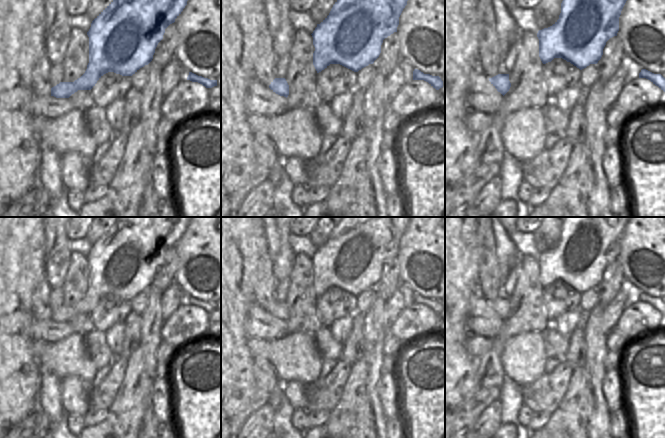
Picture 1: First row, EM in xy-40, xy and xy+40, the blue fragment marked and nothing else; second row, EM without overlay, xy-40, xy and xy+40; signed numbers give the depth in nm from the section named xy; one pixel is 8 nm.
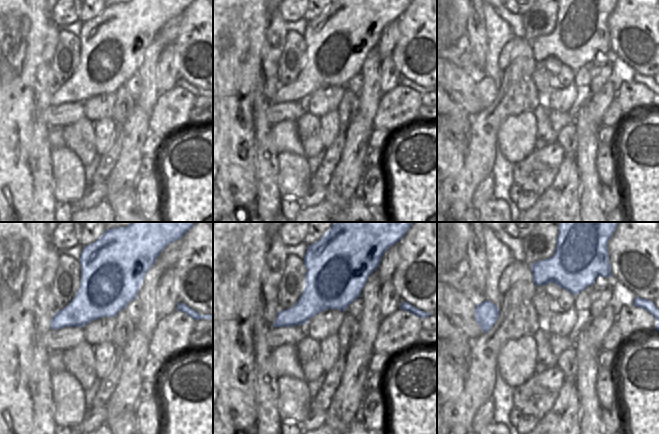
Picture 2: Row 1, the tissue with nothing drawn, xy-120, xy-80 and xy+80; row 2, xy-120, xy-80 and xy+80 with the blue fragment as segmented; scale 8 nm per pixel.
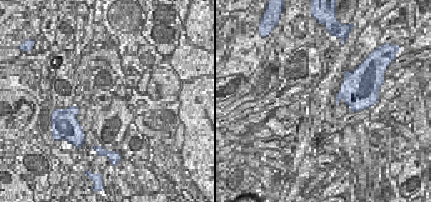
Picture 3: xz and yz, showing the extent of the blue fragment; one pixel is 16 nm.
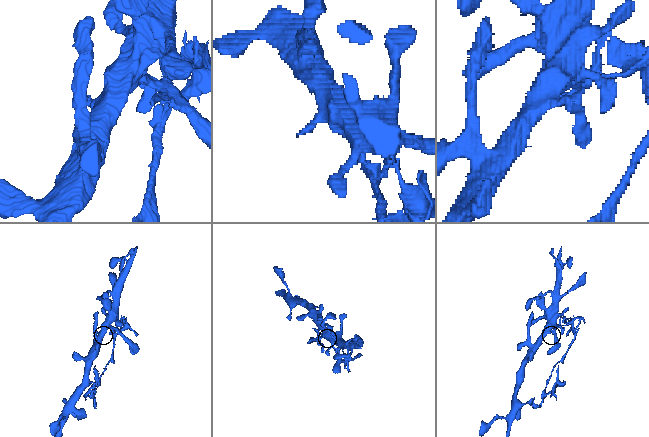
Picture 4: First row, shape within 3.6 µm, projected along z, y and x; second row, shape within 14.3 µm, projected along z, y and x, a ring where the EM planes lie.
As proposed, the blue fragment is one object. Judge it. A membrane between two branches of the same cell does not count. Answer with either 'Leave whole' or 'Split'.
Split.

